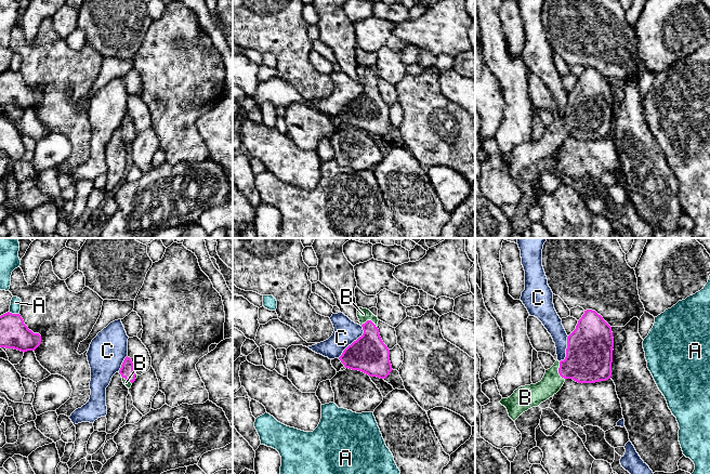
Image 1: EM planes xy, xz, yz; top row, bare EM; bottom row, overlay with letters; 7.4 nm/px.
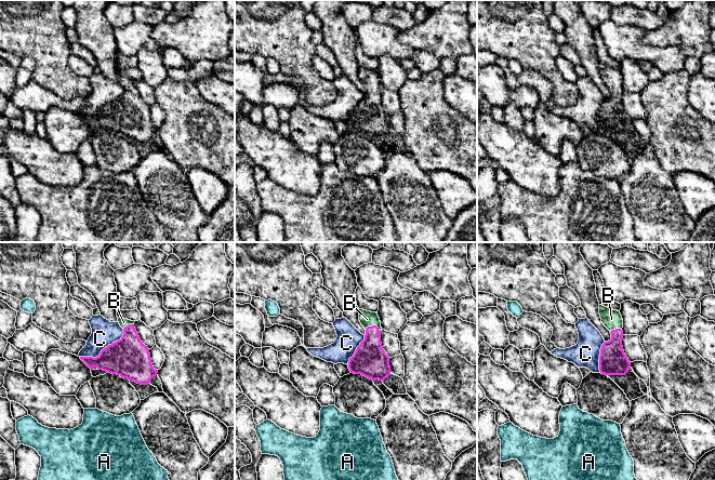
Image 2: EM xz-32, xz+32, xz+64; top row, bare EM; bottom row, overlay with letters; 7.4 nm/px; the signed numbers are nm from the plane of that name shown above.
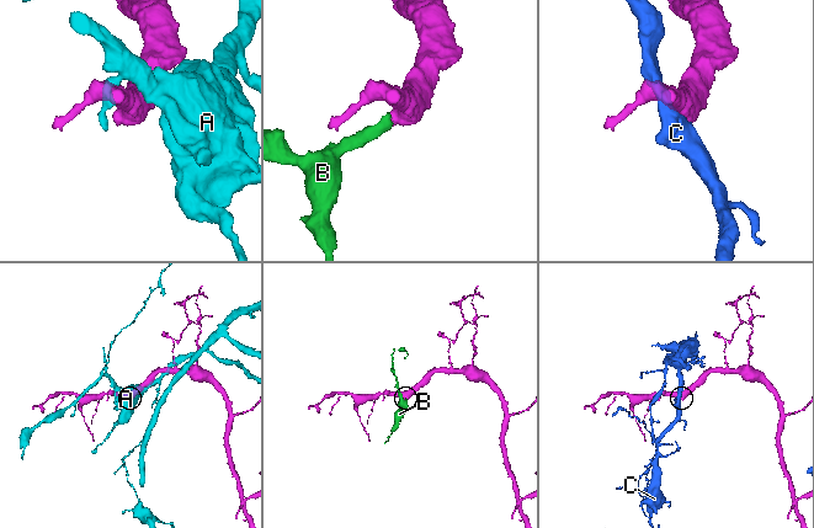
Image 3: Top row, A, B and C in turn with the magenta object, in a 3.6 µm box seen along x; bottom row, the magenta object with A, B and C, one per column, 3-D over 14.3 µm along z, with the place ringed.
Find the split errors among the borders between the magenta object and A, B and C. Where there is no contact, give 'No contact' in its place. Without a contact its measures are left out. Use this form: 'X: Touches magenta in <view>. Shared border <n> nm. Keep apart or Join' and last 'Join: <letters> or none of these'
A: Touches magenta in xy. Shared border 80 nm. Keep apart
B: Touches magenta in yz. Shared border 140 nm. Join
C: Touches magenta in xz. Shared border 300 nm. Keep apart
Join: B

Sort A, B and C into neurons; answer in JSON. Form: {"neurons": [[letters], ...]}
{"neurons": [["A"], ["B"], ["C"]]}

